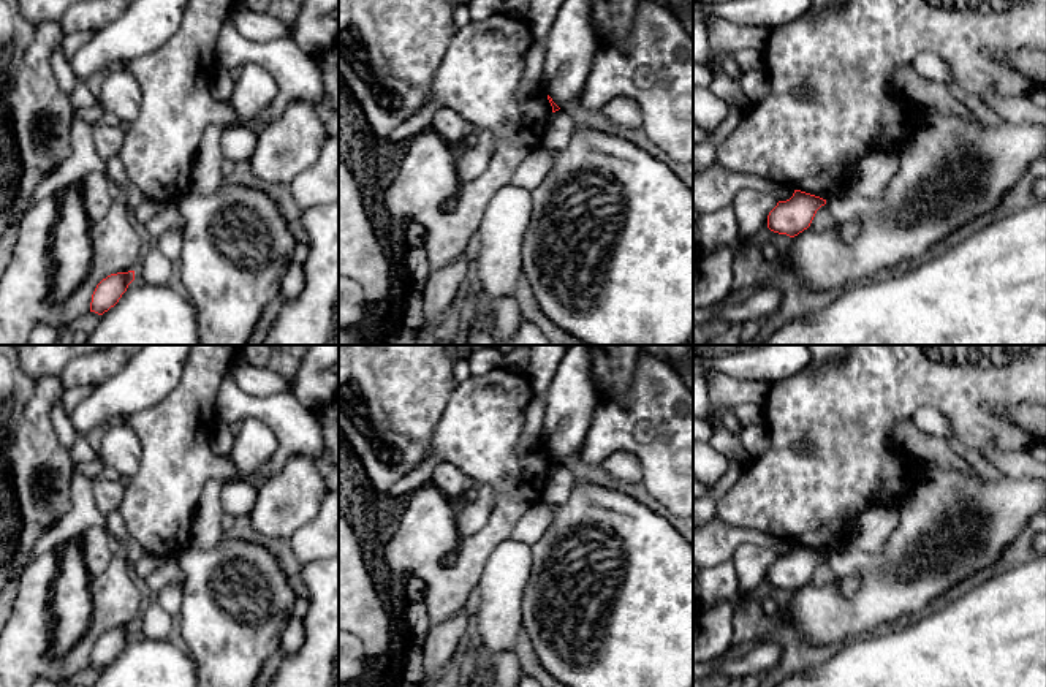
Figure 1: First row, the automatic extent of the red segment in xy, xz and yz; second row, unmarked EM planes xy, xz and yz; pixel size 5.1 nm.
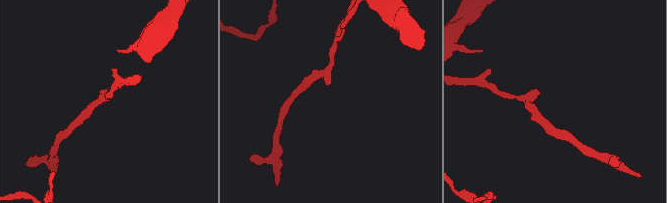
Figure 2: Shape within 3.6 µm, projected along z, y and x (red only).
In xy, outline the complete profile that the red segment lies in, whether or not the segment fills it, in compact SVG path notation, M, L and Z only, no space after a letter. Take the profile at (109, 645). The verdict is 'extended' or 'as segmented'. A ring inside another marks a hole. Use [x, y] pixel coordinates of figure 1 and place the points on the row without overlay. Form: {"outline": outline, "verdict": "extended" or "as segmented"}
{"outline": "M135 625L117 627L103 633L92 649L90 666L95 666L98 670L108 666L119 657L133 635Z", "verdict": "as segmented"}

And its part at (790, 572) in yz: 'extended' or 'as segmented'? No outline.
as segmented

